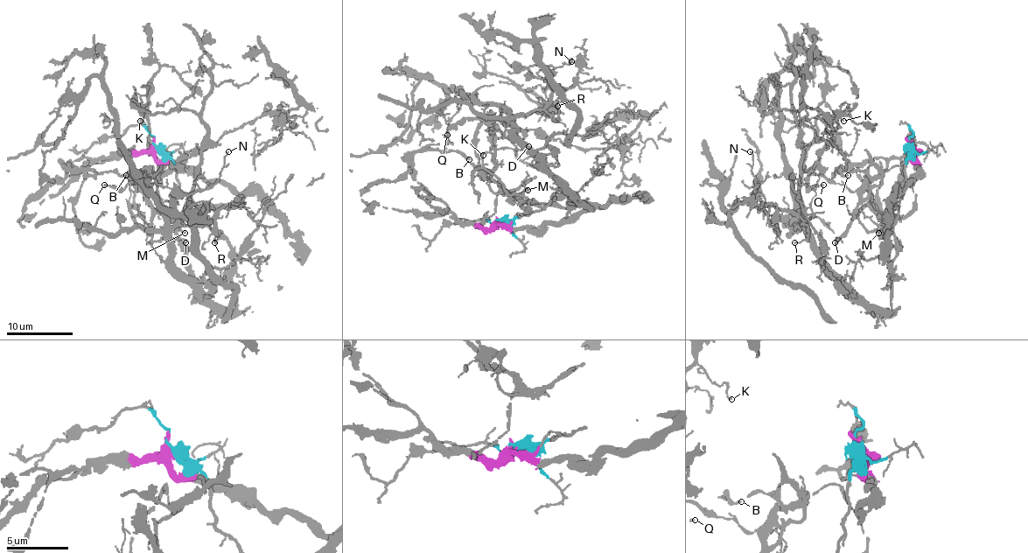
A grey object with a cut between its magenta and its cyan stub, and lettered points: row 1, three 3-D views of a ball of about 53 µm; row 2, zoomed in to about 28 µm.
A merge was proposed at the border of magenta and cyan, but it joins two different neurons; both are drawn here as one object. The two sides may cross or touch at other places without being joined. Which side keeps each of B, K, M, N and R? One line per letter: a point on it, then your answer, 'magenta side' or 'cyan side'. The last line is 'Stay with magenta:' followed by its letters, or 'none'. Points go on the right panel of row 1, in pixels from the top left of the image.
B: (848, 175) | magenta side
K: (843, 121) | cyan side
M: (878, 233) | cyan side
N: (750, 151) | cyan side
R: (794, 242) | cyan side
Stay with magenta: B

